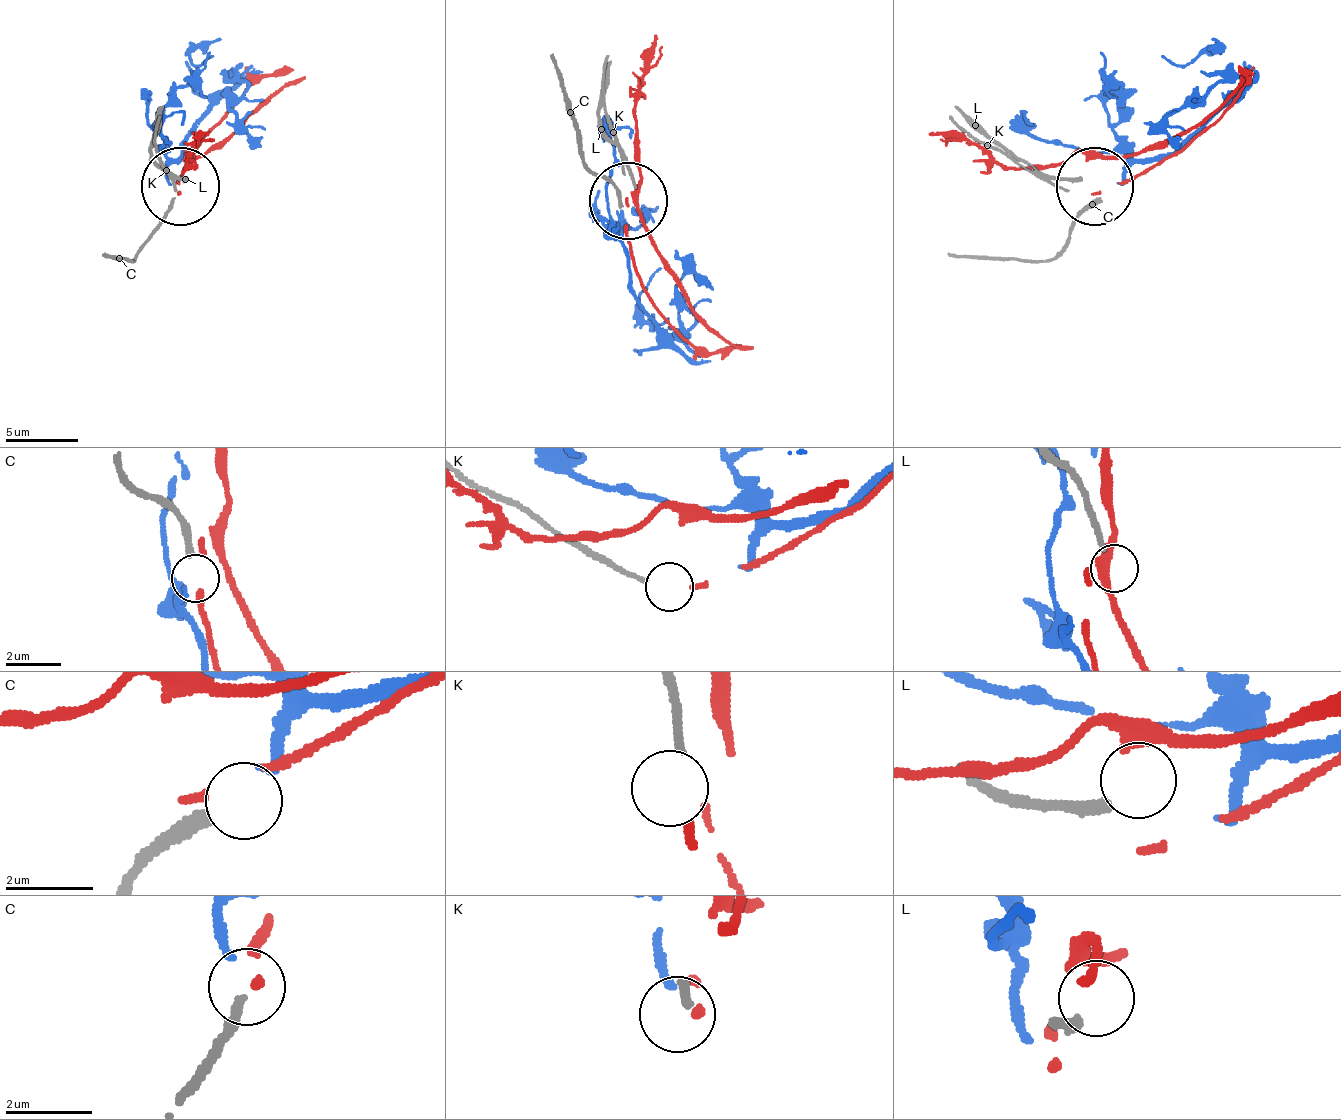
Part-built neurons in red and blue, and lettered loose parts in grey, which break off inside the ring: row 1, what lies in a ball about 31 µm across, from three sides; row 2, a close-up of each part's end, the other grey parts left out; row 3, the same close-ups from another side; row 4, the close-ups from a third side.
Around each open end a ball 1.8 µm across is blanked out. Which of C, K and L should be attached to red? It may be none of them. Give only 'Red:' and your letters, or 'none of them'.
Red: K

